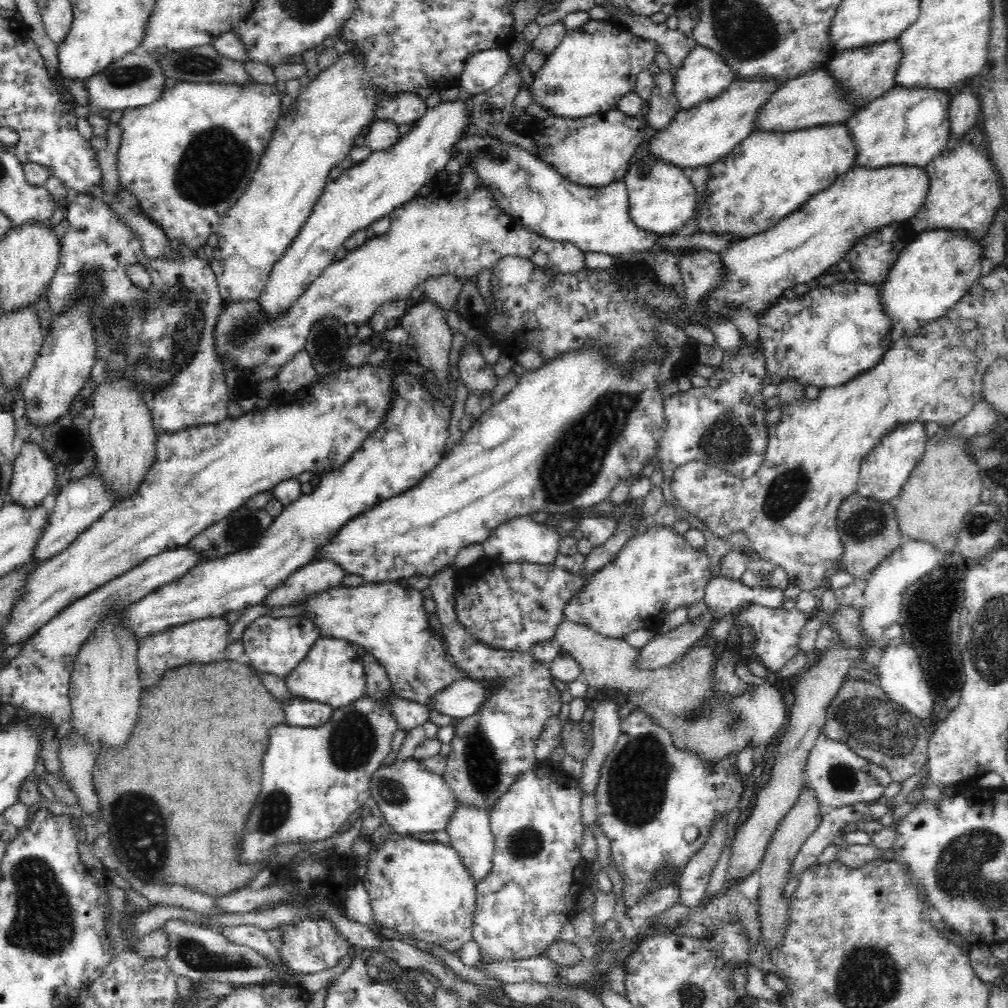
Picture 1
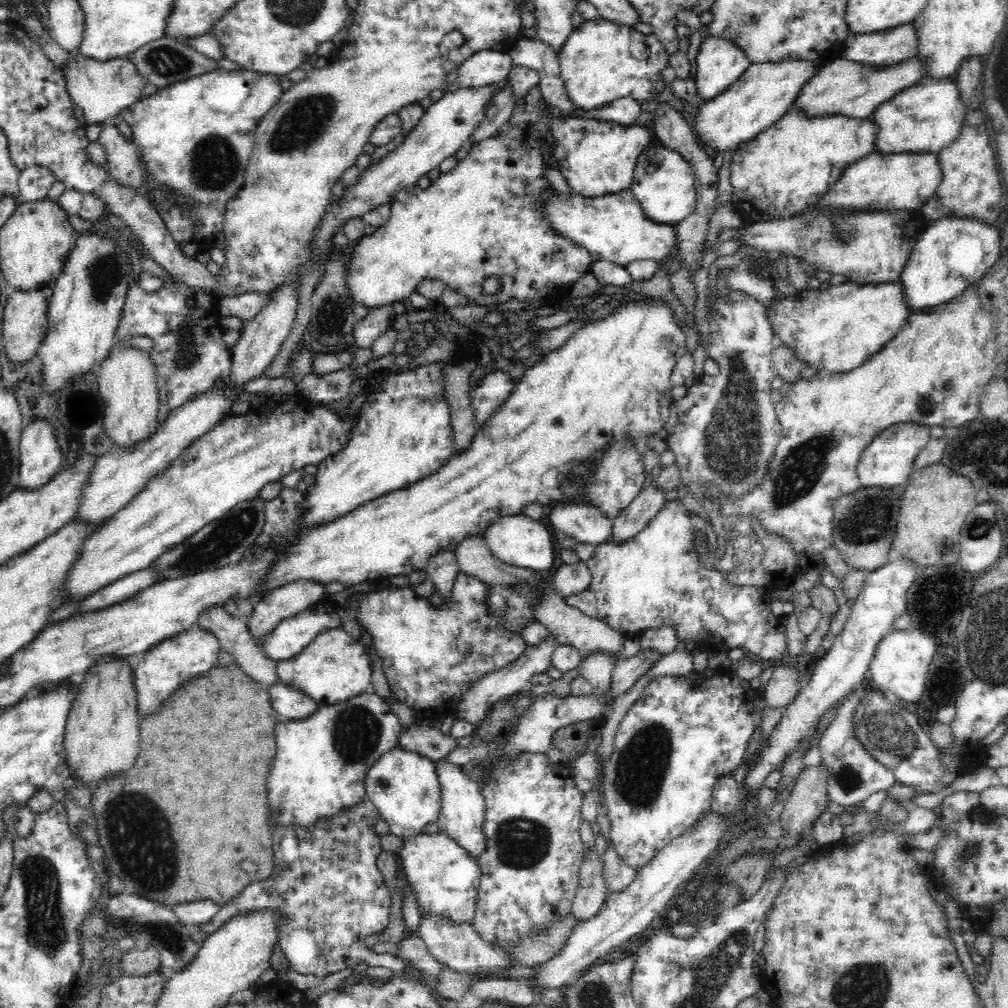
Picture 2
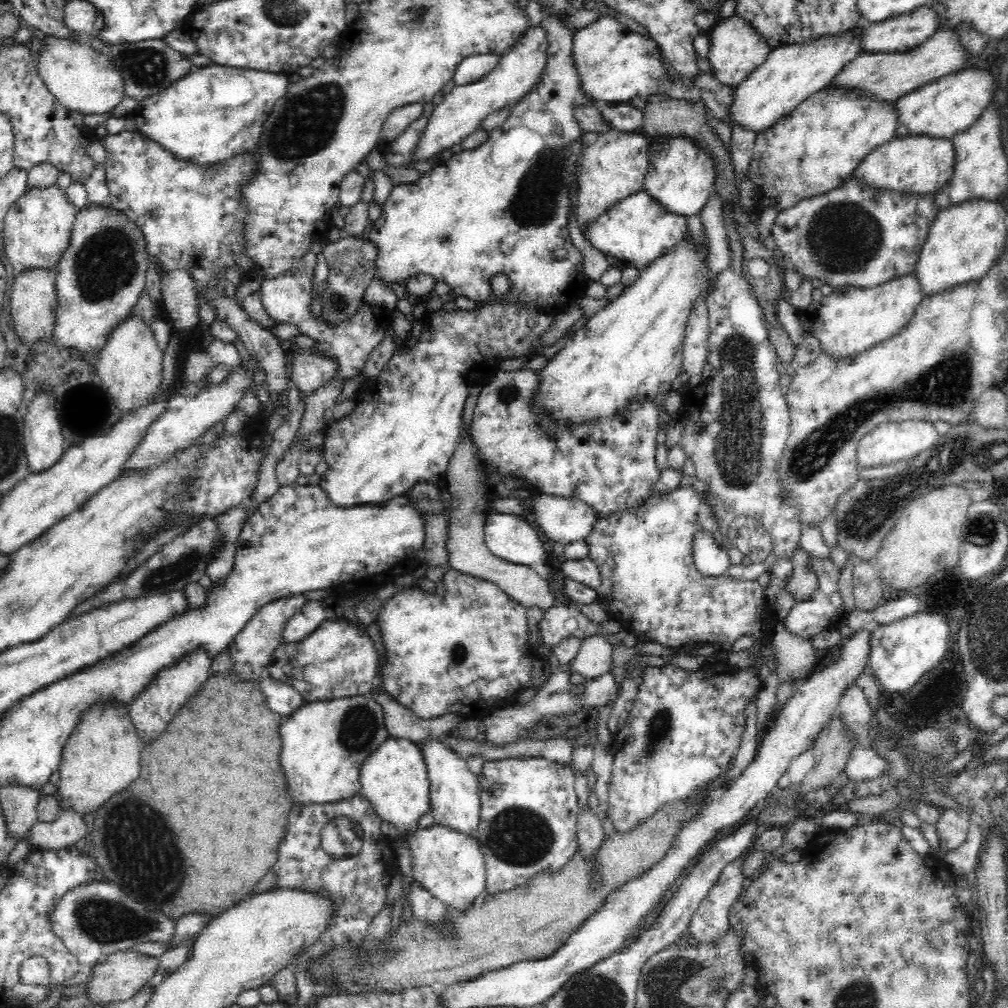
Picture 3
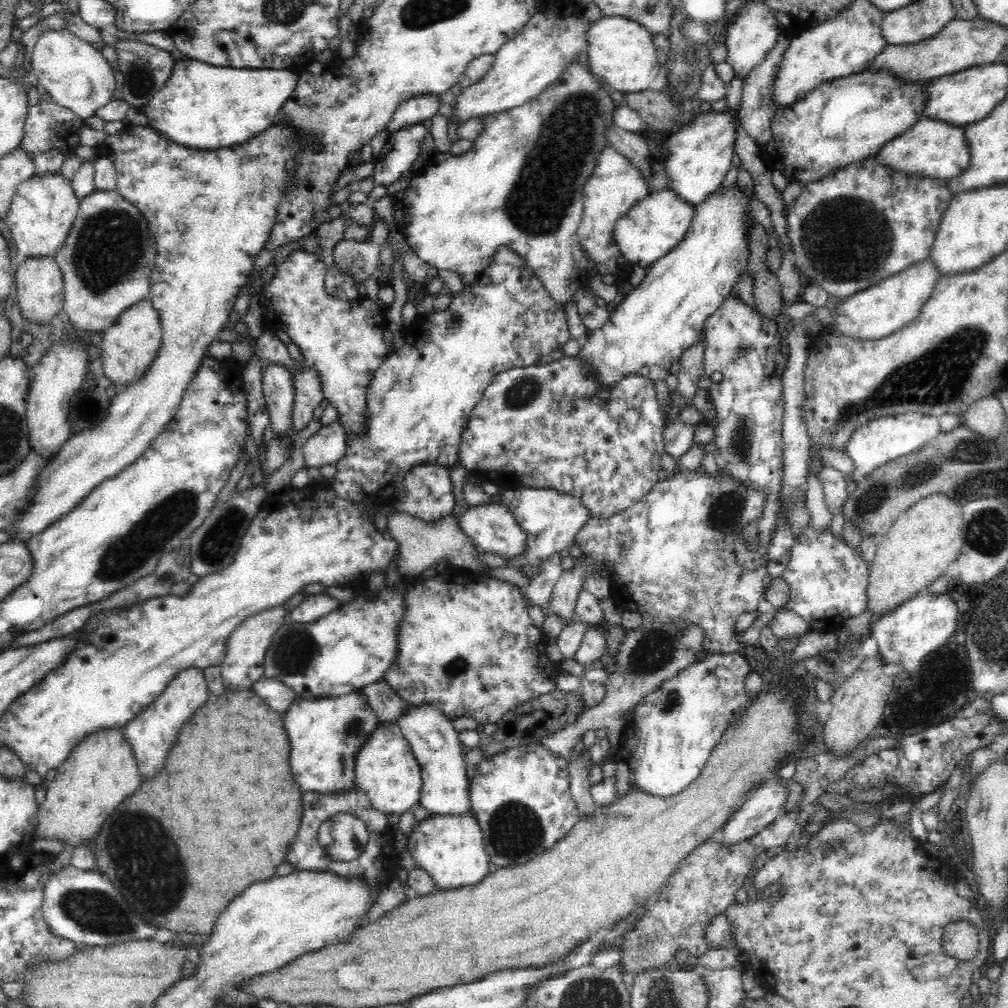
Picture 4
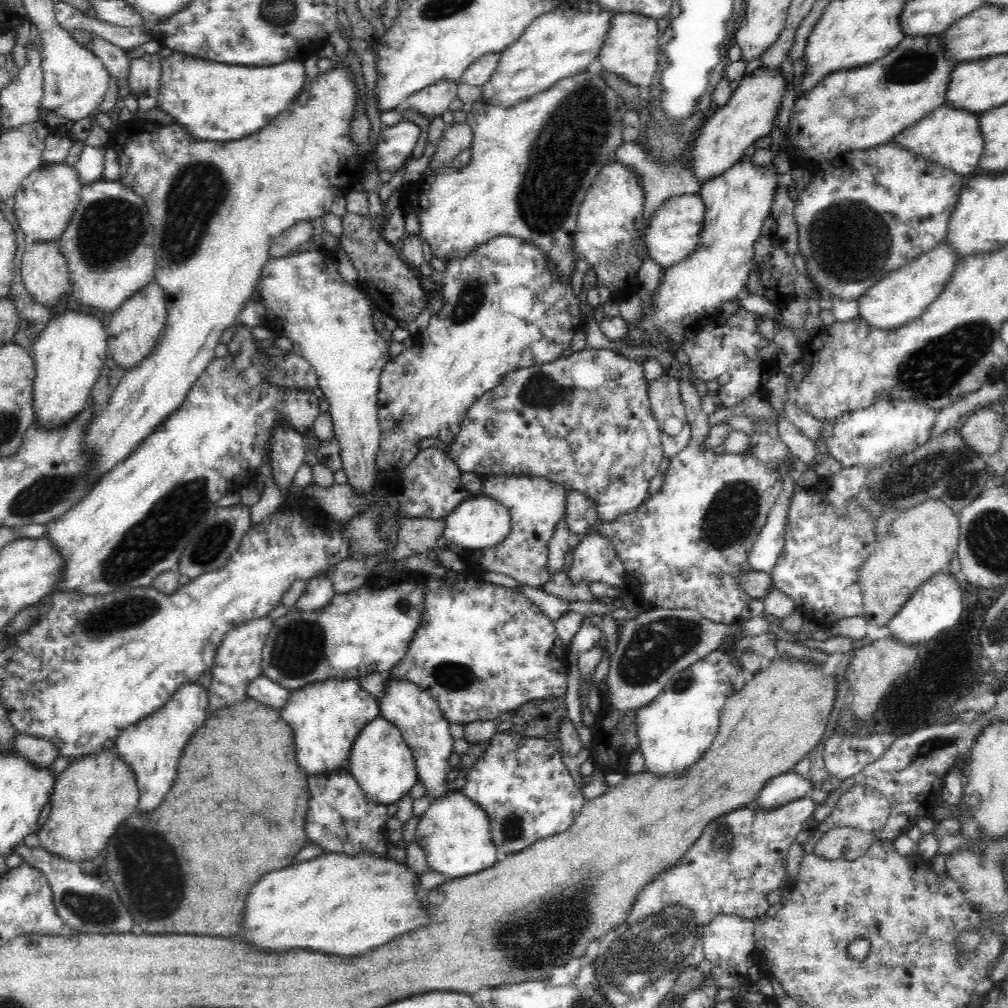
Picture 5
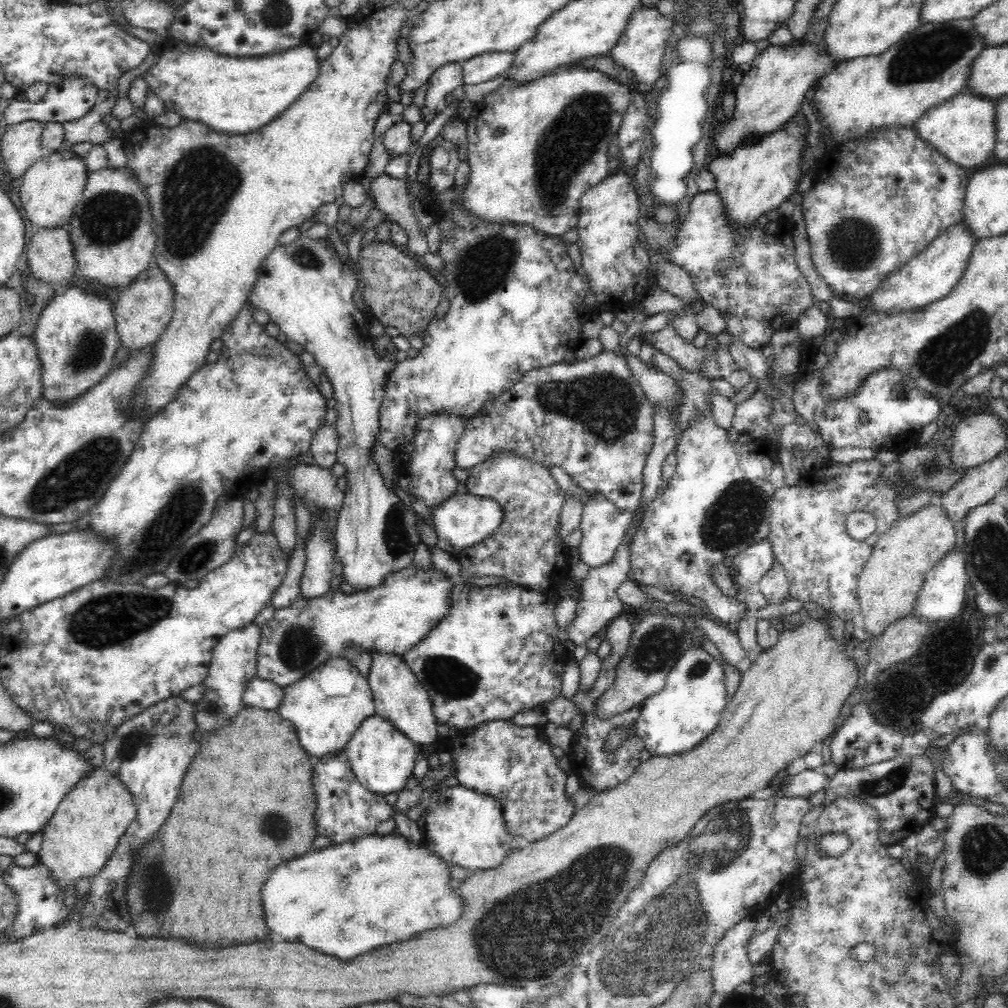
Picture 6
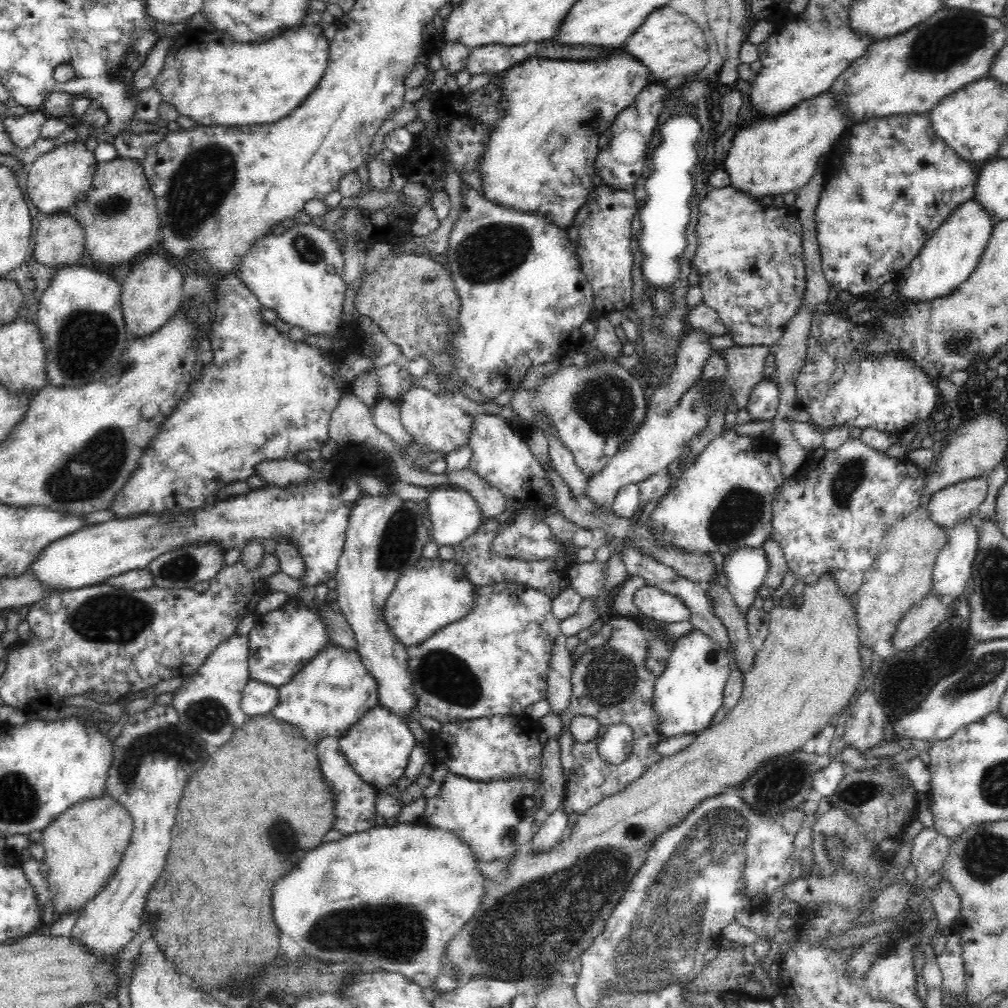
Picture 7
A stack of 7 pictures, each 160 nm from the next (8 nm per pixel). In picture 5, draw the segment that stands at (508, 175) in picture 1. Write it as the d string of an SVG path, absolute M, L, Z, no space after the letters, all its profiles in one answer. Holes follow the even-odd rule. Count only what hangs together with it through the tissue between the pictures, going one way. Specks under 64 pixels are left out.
M700 194L677 195L666 199L664 208L652 218L650 228L644 234L644 242L648 246L648 254L662 268L670 268L679 261L690 257L699 244L699 233L703 229L703 216L706 207Z

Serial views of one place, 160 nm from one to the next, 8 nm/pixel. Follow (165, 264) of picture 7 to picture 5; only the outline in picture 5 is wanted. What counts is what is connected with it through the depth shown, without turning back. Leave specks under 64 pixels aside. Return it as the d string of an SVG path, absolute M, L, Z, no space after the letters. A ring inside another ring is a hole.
M155 281L146 284L140 291L125 301L121 307L114 310L112 318L106 327L108 356L114 359L116 364L130 371L140 360L152 352L152 348L158 342L167 321L166 296L162 287Z

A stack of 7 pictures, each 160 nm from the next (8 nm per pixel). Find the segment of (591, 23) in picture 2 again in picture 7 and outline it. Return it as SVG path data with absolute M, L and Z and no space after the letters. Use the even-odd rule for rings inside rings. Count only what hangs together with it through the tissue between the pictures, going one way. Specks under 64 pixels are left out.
M669 5L651 12L640 28L633 33L622 45L623 50L647 67L655 82L676 84L674 80L670 82L670 78L688 80L690 76L702 72L701 70L710 62L709 43L704 30L689 16Z

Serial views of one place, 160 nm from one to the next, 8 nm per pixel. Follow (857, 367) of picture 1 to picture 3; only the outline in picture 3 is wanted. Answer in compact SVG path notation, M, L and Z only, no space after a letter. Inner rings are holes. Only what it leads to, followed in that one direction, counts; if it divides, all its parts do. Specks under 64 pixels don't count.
M914 273L902 276L901 278L890 280L885 284L872 288L852 288L844 290L836 288L826 290L824 300L819 304L813 304L812 308L807 310L797 310L798 319L803 326L804 334L810 332L820 340L821 350L826 352L831 358L852 358L862 351L868 351L874 344L881 343L882 340L888 340L896 336L910 320L914 317L916 308L922 303L925 295L922 288L919 287L917 277Z

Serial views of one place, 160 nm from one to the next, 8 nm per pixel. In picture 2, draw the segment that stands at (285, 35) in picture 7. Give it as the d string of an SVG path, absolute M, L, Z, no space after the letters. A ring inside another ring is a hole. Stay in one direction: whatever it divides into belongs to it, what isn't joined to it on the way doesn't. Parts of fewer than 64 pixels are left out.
M218 68L177 82L150 96L141 97L128 107L132 114L129 125L132 128L133 143L139 148L140 162L143 163L143 170L147 171L148 191L158 191L158 195L162 191L177 191L178 199L186 200L186 204L174 204L173 200L166 197L154 204L154 207L166 223L177 248L187 258L193 258L198 252L198 248L192 246L196 238L210 240L215 237L214 232L222 228L226 203L244 184L243 177L255 139L254 130L283 92L279 75L262 74L242 68Z

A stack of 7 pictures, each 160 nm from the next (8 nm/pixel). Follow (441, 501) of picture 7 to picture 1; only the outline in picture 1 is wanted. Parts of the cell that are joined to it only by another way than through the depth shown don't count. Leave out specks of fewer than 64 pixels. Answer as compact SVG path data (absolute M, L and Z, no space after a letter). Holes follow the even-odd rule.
M531 515L515 517L513 520L500 524L492 530L492 534L481 543L485 555L497 562L522 562L530 564L552 564L559 553L559 540L562 533L557 527L547 523L534 522Z

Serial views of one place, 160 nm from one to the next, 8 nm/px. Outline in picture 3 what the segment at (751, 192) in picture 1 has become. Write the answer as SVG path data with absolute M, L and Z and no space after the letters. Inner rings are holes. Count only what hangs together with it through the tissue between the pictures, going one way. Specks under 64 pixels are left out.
M819 90L808 96L792 112L776 120L770 128L762 131L755 140L751 151L748 178L754 180L755 205L754 213L762 213L766 206L776 204L781 211L798 204L810 196L824 195L842 184L842 180L875 148L895 138L898 128L895 102L884 103L878 99L867 98L867 93L860 90Z

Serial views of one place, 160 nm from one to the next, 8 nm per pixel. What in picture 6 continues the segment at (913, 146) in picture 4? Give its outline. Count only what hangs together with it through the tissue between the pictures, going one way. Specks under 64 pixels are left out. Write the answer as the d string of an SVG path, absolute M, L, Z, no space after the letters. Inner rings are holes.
M962 91L930 107L914 124L915 134L934 146L940 154L966 168L984 164L995 147L995 111L998 100Z

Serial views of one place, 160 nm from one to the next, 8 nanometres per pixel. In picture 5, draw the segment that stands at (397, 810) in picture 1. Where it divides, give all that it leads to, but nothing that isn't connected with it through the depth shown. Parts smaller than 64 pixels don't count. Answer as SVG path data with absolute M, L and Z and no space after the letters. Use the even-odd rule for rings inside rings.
M377 717L366 724L352 744L348 770L364 795L378 804L392 804L408 793L418 780L414 756L396 726Z

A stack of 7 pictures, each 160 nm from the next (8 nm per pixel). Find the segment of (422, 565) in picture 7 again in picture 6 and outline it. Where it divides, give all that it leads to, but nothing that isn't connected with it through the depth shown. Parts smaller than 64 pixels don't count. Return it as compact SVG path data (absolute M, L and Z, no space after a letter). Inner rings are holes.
M432 566L428 570L406 567L386 577L382 585L359 593L345 594L341 590L331 588L325 595L317 599L307 599L301 594L288 607L274 610L273 616L261 627L261 639L257 648L257 676L273 680L283 688L289 687L302 676L316 670L334 656L343 656L346 647L356 646L364 651L383 651L386 655L403 655L415 644L418 644L439 620L450 612L451 589L455 579L444 571Z

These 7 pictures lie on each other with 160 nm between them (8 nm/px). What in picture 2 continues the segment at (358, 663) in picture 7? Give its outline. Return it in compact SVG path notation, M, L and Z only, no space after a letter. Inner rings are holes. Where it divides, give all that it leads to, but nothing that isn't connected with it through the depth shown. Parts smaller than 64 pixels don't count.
M372 690L350 697L348 700L342 700L342 702L336 704L318 705L318 710L314 712L313 716L307 719L280 722L280 724L276 726L276 746L278 746L278 752L276 752L276 758L274 758L274 766L270 768L270 774L268 774L268 782L266 782L266 786L268 786L268 804L270 804L272 816L276 816L282 826L300 824L300 827L312 830L314 826L324 826L319 825L319 823L328 821L330 818L336 818L338 814L344 814L346 810L352 810L352 808L360 804L363 799L366 799L365 776L367 770L386 752L389 752L394 749L394 746L398 745L398 739L402 730L403 728L398 718L392 713L385 699Z

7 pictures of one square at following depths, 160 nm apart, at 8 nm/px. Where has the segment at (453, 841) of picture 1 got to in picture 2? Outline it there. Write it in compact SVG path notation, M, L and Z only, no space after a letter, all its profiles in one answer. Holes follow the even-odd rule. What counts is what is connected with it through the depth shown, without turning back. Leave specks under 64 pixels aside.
M446 758L435 762L437 778L441 784L441 811L438 812L437 825L440 833L447 834L455 840L464 851L472 857L480 857L486 849L486 841L482 832L485 819L485 799L481 788L465 774L459 765L448 763Z

